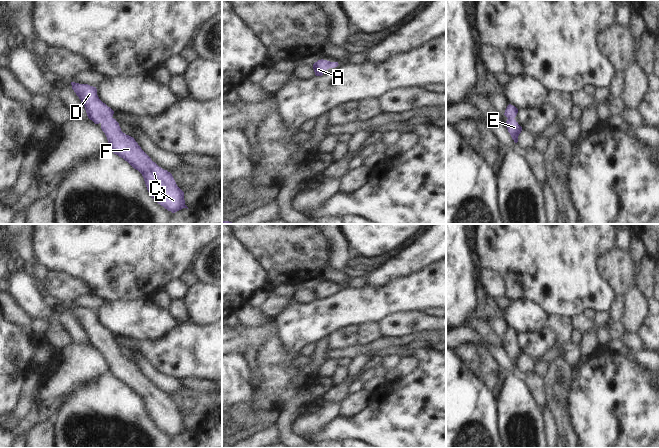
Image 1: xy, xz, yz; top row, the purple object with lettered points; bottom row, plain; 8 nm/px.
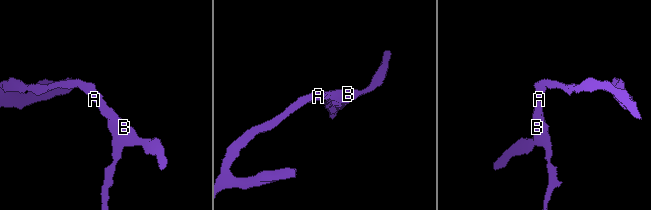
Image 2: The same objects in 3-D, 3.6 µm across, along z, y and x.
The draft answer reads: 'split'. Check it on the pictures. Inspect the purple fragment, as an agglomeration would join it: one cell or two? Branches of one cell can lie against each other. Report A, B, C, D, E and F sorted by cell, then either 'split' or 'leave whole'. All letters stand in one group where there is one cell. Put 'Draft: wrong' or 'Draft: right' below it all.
A B C D E F; leave whole
Draft: wrong

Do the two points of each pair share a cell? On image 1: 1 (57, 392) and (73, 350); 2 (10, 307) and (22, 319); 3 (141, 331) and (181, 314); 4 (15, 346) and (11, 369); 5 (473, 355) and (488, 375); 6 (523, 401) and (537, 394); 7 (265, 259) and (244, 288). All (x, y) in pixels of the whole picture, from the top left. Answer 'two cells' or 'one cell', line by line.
1: one cell
2: one cell
3: two cells
4: one cell
5: one cell
6: two cells
7: two cells

